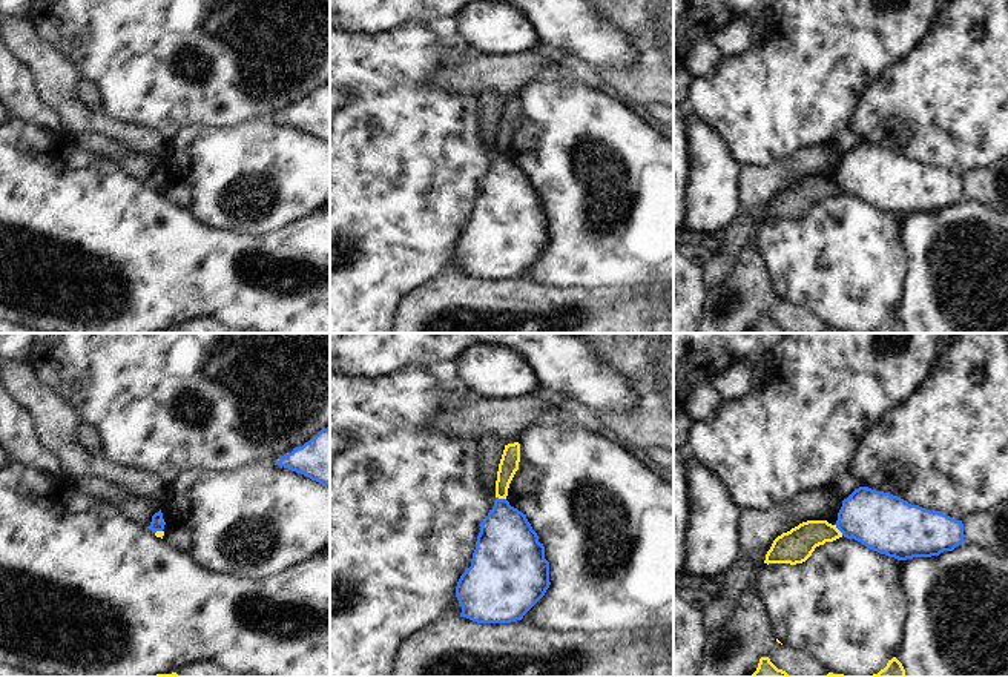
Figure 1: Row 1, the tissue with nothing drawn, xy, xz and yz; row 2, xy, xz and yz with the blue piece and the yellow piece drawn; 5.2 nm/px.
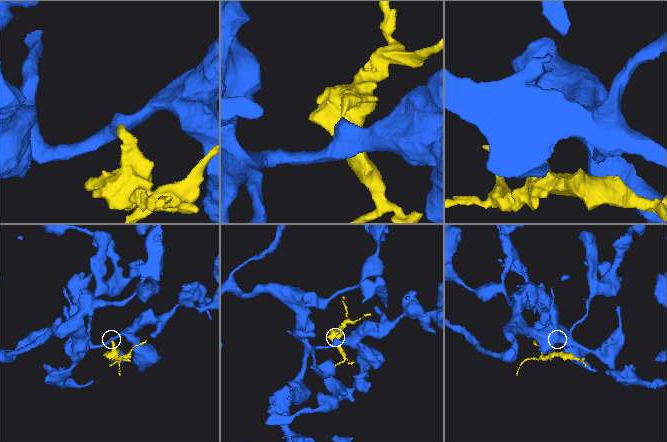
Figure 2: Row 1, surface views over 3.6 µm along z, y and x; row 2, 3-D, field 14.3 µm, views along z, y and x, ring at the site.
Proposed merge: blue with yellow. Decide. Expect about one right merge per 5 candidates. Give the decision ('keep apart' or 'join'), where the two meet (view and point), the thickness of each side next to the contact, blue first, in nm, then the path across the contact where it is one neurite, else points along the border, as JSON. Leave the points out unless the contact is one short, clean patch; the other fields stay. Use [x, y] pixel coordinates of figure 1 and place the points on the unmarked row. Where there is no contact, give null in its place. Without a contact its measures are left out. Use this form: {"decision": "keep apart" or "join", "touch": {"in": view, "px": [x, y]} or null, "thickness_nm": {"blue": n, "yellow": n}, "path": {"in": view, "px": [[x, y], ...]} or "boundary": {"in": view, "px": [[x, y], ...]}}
{"decision": "keep apart", "touch": {"in": "yz", "px": [838, 184]}, "thickness_nm": {"blue": 300, "yellow": 180}, "boundary": {"in": "yz", "px": [[835, 180], [843, 191]]}}

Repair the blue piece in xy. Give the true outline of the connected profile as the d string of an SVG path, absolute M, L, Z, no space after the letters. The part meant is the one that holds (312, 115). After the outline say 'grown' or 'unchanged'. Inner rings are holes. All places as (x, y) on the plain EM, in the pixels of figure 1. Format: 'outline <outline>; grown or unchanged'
outline M330 81L302 103L281 112L276 121L301 129L330 144Z; unchanged

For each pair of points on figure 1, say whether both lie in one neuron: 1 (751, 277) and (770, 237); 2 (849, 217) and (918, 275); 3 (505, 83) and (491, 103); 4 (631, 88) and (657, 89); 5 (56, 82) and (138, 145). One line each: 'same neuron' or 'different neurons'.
1: different neurons
2: different neurons
3: different neurons
4: same neuron
5: same neuron

